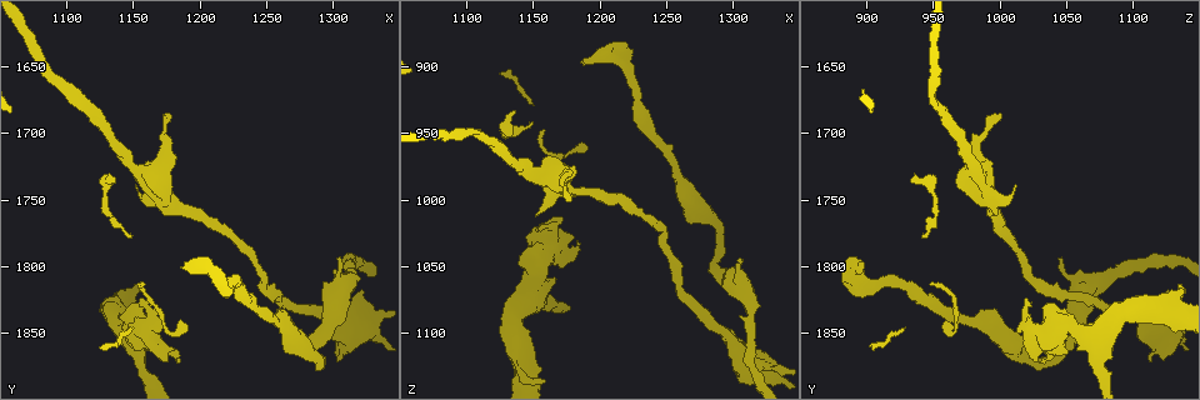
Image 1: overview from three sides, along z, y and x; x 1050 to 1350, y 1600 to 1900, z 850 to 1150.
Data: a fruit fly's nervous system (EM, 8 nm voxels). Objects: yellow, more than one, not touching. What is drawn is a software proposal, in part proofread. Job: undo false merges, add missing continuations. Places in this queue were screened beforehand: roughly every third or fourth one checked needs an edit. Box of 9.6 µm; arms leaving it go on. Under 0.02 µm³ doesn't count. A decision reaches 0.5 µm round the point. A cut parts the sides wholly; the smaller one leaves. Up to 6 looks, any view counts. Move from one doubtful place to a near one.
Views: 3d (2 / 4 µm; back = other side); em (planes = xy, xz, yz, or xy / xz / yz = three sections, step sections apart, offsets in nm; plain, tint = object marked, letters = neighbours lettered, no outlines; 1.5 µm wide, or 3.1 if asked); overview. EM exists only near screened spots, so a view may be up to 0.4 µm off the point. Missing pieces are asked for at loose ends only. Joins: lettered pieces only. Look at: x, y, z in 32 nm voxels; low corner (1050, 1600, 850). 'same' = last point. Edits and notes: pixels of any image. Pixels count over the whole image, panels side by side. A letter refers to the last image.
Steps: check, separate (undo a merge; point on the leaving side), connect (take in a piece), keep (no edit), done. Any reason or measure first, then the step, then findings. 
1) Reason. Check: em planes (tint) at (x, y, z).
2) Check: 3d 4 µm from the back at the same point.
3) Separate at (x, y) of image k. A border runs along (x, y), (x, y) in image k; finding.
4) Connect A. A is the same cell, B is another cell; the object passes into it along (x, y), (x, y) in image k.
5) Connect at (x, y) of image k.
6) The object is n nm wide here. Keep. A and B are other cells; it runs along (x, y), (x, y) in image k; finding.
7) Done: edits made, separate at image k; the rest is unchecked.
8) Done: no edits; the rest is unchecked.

Check: 3d 4 µm at (1176, 1872, 1028).

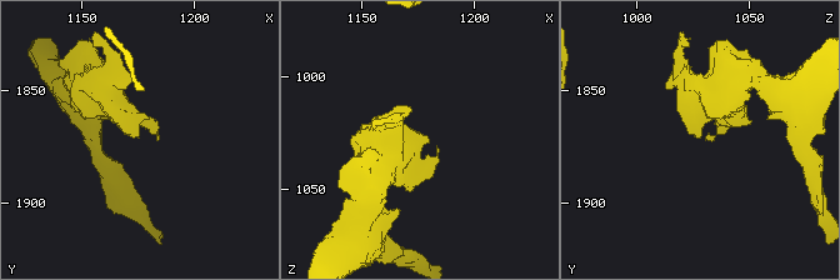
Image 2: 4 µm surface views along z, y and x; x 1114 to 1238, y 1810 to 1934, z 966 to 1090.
Check: em planes (letters) at (1175, 1872, 1026).

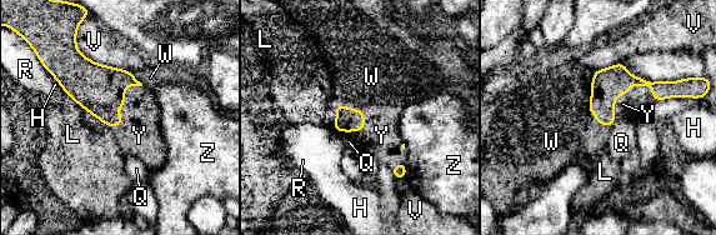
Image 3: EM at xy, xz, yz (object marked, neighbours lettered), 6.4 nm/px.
The longest contact is with L, 360 nm. Connect Y. Y is the same cell, H, L, Q, R, V, W and Z are other cells; it goes on there.

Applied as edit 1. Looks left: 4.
Check: overview.

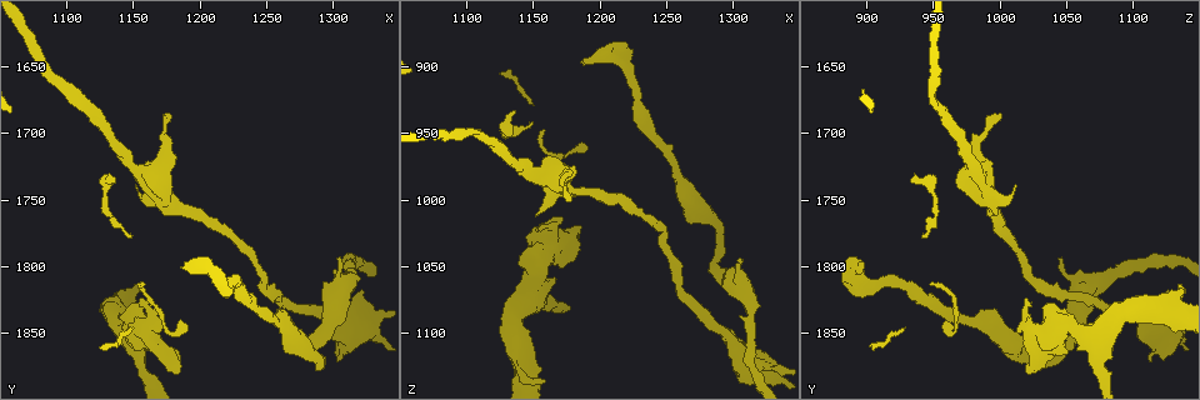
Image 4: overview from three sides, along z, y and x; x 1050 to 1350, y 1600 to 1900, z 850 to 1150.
An open end. Check: 3d 4 µm at (1188, 1800, 894).

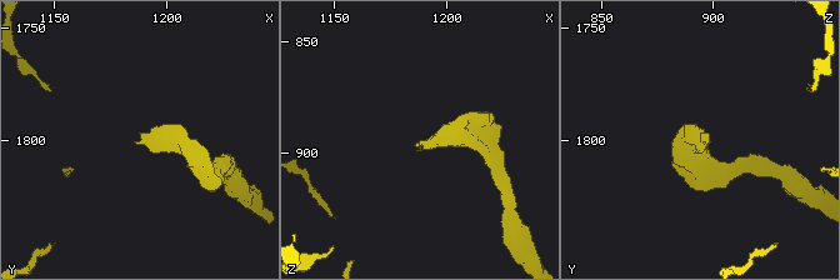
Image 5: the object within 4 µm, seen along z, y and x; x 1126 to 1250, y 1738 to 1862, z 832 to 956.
Check: em planes (letters) at (1186, 1801, 895).

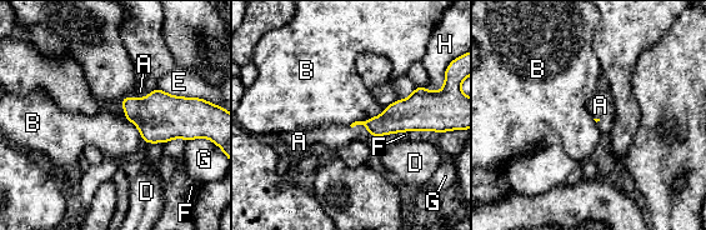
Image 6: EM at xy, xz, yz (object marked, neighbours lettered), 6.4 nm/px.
Connect A. A is the same cell, B, D, E, F, G and H are other cells; it goes on there.

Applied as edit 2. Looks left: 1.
Done: edits made, connect at image 3, connect at image 6; the rest is unchecked.

